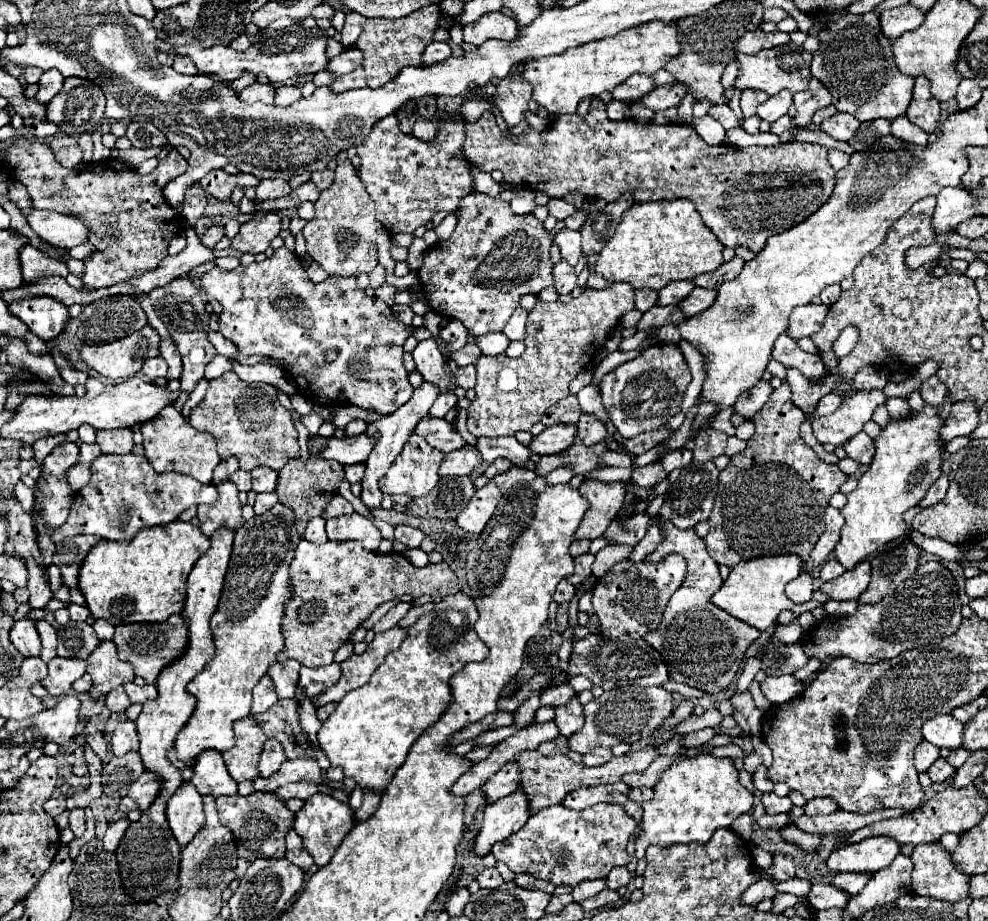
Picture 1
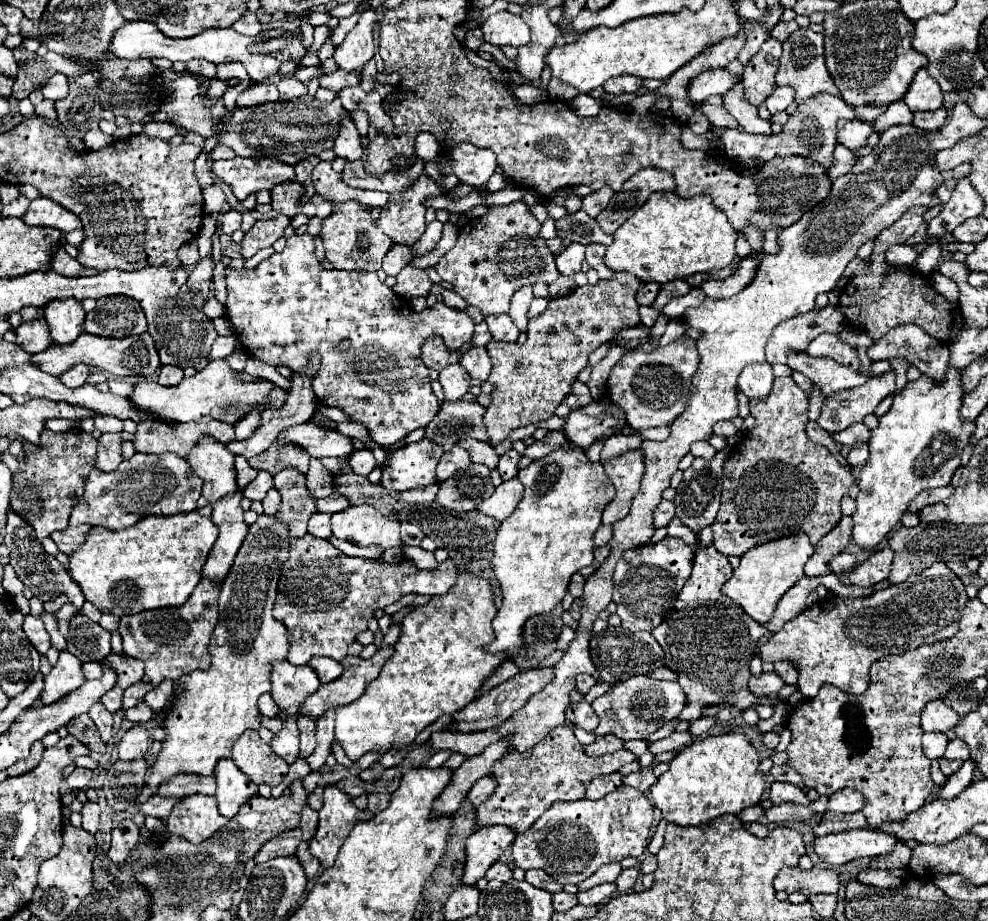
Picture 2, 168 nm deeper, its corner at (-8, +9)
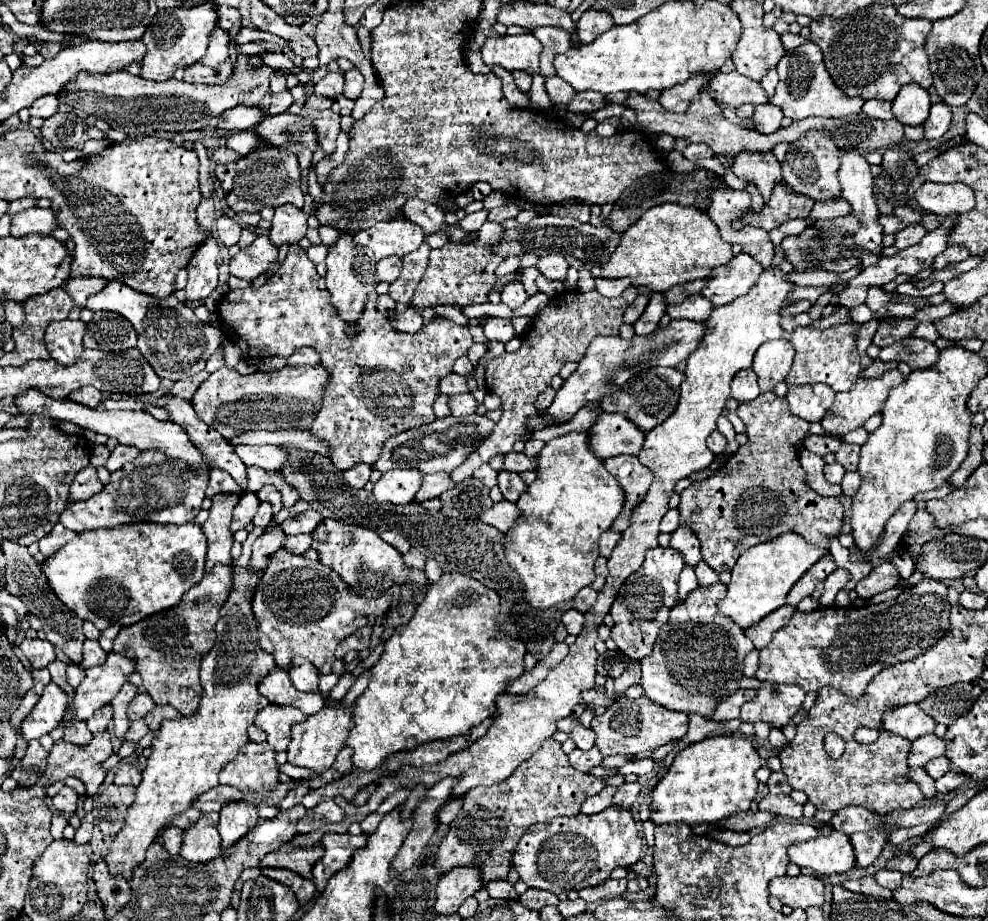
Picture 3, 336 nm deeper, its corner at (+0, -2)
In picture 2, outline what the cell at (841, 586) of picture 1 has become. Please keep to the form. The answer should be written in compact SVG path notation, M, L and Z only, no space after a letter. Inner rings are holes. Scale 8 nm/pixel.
M886 547L882 551L876 551L874 555L870 555L870 559L866 559L862 565L858 565L848 575L850 581L852 581L852 585L870 587L870 585L876 585L876 583L888 579L892 557L894 557L894 551L890 547Z

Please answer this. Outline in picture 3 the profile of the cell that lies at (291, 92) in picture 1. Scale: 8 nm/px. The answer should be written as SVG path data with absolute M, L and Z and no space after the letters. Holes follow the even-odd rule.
M288 90L286 92L280 92L280 94L272 94L272 104L268 108L268 114L286 112L292 104L294 104L294 98L292 98L292 94Z

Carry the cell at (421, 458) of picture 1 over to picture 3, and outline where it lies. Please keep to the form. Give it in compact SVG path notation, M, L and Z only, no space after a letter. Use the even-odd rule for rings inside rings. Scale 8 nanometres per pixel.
M416 468L408 470L392 470L384 472L380 480L374 484L374 498L378 502L392 502L392 504L408 504L414 500L416 492L422 484L422 472Z

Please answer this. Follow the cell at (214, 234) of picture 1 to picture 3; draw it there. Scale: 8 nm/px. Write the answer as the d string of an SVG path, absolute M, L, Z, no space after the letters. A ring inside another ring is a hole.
M220 216L220 218L216 220L216 238L218 238L218 242L222 242L224 246L236 244L238 238L240 238L240 232L242 232L242 226L240 226L234 218Z

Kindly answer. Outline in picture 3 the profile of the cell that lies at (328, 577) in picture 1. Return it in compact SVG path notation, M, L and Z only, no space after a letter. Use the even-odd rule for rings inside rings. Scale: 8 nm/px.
M280 548L264 570L252 602L260 630L260 648L274 654L278 668L288 670L292 658L302 656L322 674L330 674L336 660L336 646L384 614L392 606L392 600L392 590L378 598L368 598L344 584L332 568L320 564L318 560L308 560Z

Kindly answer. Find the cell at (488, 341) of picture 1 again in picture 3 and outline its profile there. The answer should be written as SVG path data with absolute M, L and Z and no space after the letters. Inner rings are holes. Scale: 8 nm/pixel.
M490 318L484 324L484 334L490 342L496 340L496 342L504 342L504 344L514 338L514 330L506 318Z

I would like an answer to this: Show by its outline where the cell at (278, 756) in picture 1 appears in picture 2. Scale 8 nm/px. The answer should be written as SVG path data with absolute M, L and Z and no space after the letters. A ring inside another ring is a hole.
M290 715L282 721L282 731L274 735L270 747L284 761L294 763L296 757L298 757L298 741L300 741L300 731L296 727L296 717Z

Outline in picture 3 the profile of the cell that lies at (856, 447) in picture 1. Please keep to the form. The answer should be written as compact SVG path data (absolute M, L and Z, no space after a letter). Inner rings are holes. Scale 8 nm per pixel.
M808 434L804 448L808 448L810 452L818 454L818 456L826 456L826 454L836 454L842 446L840 438L832 438L832 436L816 436L816 434Z

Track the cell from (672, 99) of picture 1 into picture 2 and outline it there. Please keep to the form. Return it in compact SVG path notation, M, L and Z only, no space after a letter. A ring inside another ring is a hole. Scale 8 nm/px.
M710 69L692 81L692 89L688 89L688 93L696 103L700 103L706 97L728 93L736 83L740 83L740 79L740 75L732 75L728 69Z

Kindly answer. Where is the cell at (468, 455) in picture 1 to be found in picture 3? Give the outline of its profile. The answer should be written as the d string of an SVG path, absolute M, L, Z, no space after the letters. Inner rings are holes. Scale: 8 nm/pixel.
M446 472L426 474L424 480L422 480L422 488L418 490L414 502L424 502L424 500L430 500L430 498L438 498L448 488L454 488L454 482L452 482L450 474L446 474Z

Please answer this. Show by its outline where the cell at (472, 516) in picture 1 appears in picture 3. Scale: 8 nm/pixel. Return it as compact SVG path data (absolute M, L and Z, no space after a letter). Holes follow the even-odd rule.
M500 500L500 502L492 504L492 508L486 510L480 516L480 520L490 524L490 526L494 526L494 528L498 528L500 532L508 532L518 516L520 516L520 508L514 502Z

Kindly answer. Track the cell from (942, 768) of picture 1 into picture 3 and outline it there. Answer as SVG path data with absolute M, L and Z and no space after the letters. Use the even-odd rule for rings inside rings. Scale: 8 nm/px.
M950 770L950 772L946 772L942 778L936 780L936 790L938 790L940 794L946 794L946 792L950 792L950 790L960 788L960 786L966 784L966 782L968 782L968 776L964 776L962 772Z

